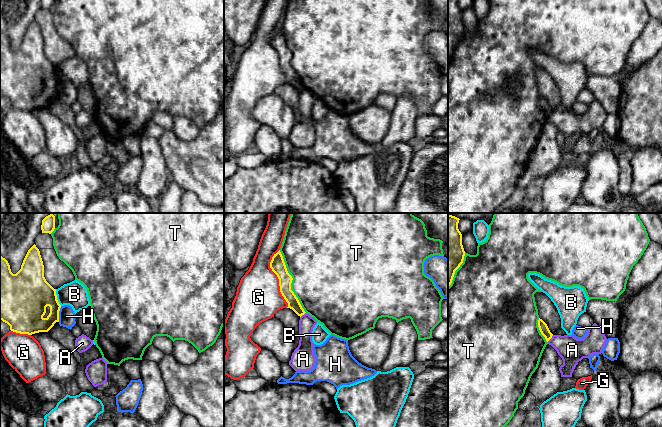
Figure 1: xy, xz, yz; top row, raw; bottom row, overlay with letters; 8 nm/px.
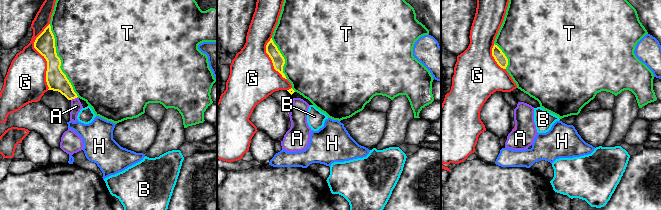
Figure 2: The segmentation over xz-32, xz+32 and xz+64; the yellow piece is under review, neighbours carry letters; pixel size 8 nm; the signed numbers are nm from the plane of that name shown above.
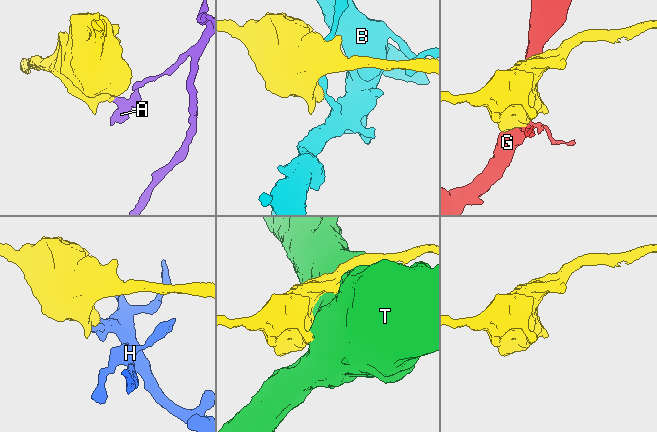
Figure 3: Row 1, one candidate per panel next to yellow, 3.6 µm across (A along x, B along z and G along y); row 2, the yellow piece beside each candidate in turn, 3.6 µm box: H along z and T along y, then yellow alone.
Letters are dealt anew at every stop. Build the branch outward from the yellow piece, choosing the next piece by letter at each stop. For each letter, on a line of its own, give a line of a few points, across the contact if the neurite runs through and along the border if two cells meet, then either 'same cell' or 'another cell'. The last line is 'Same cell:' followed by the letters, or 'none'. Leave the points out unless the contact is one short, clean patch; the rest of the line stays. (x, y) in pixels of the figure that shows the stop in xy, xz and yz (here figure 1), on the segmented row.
A: line yz (553, 335), (547, 341); another cell
B: line xy (55, 289), (57, 301), (61, 305); another cell
G: another cell
H: line xy (61, 306), (58, 321); another cell
T: another cell
Same cell: none

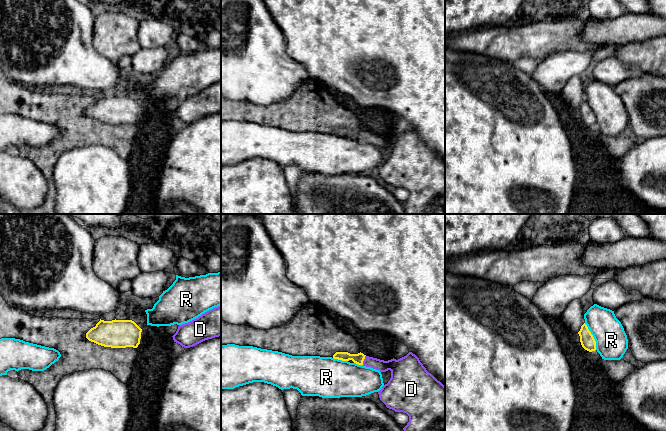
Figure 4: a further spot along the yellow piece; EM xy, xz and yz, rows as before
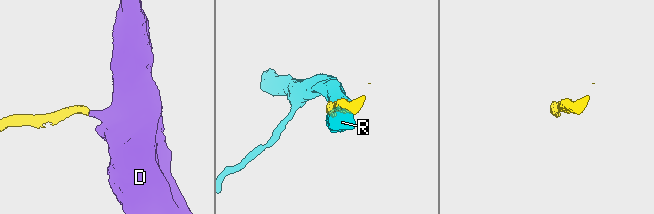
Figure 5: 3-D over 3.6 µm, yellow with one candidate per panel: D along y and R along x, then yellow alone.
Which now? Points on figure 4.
D: line xz (358, 358), (363, 360), (380, 365), (393, 365); same cell
R: another cell
Same cell: D

